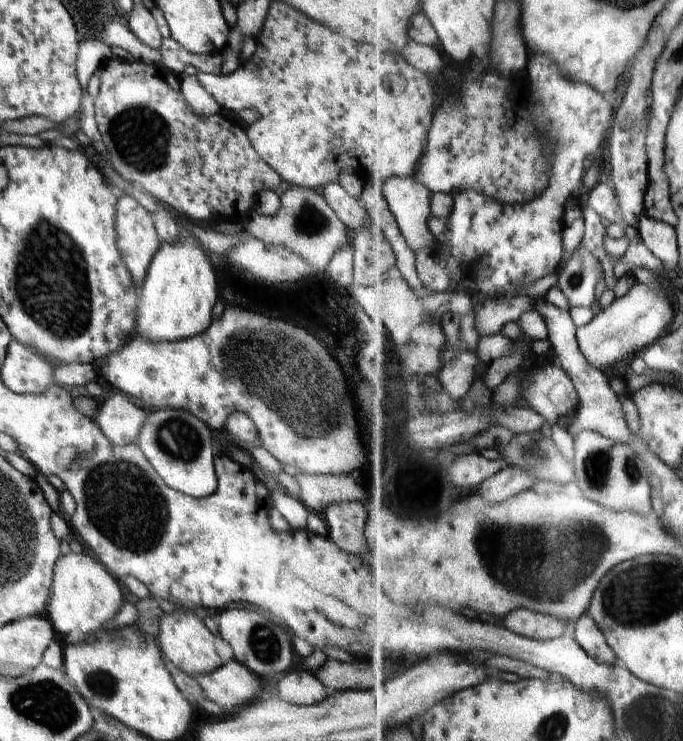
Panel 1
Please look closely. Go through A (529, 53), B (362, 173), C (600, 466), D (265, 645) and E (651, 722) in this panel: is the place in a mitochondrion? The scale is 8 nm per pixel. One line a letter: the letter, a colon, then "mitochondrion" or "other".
A: other
B: other
C: mitochondrion
D: mitochondrion
E: mitochondrion

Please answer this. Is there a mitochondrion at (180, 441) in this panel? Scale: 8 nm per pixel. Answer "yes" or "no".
yes

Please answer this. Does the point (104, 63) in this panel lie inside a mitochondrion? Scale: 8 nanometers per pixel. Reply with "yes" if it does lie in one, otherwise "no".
no

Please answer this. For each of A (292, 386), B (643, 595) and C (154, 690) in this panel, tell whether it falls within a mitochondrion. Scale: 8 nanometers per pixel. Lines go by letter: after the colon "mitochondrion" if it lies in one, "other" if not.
A: mitochondrion
B: mitochondrion
C: other

